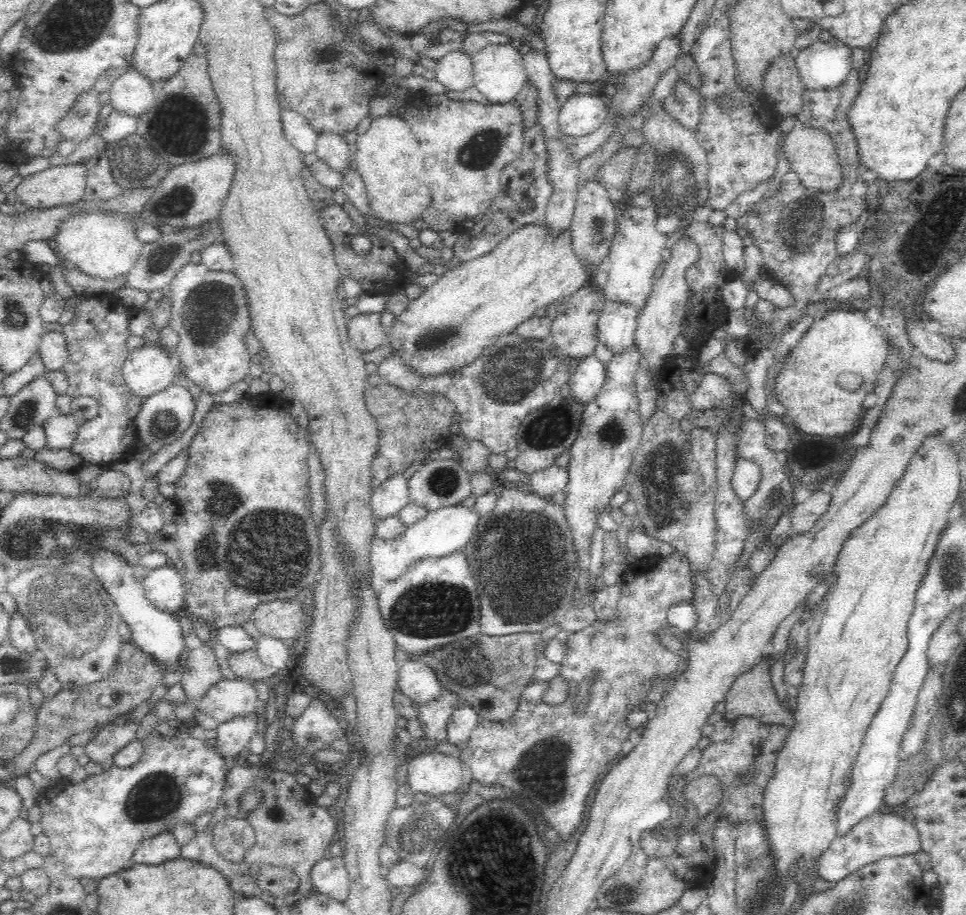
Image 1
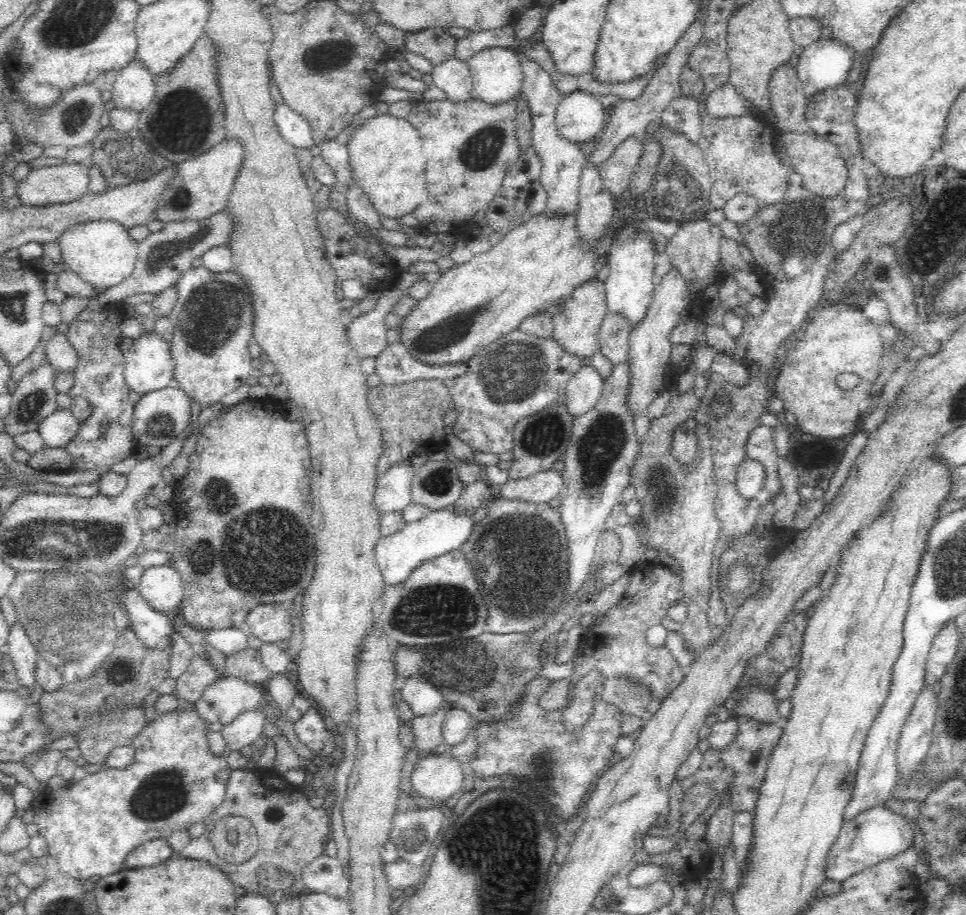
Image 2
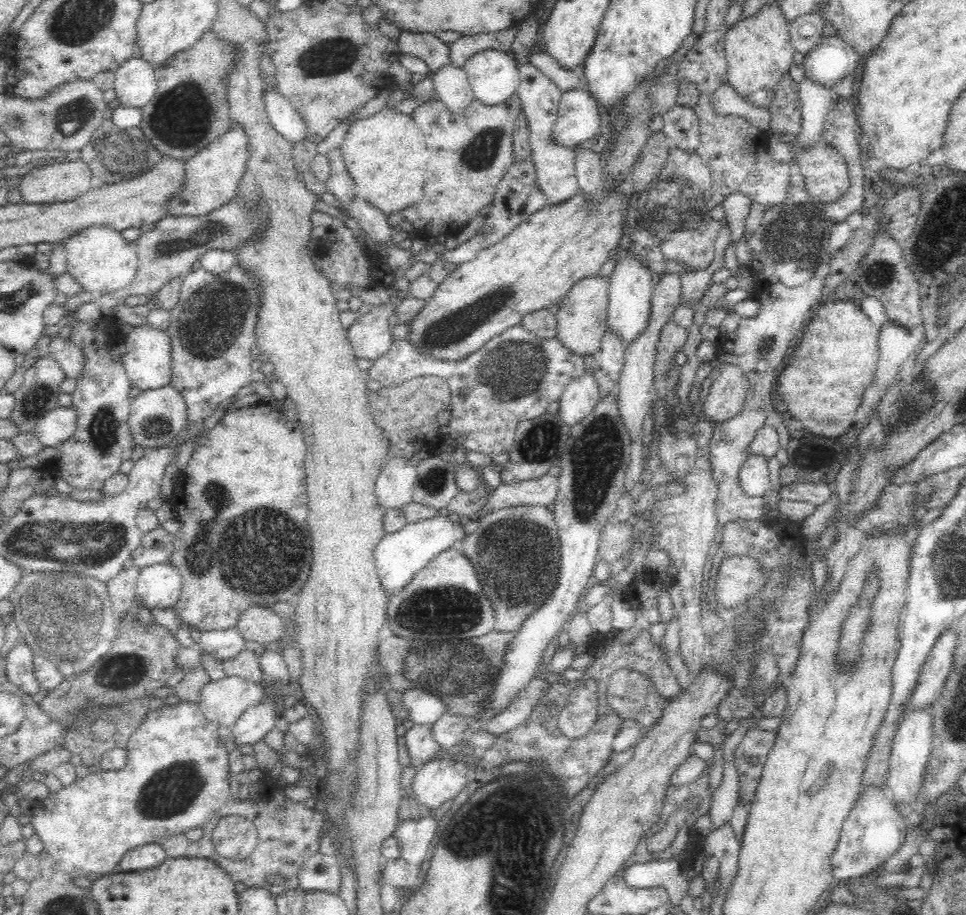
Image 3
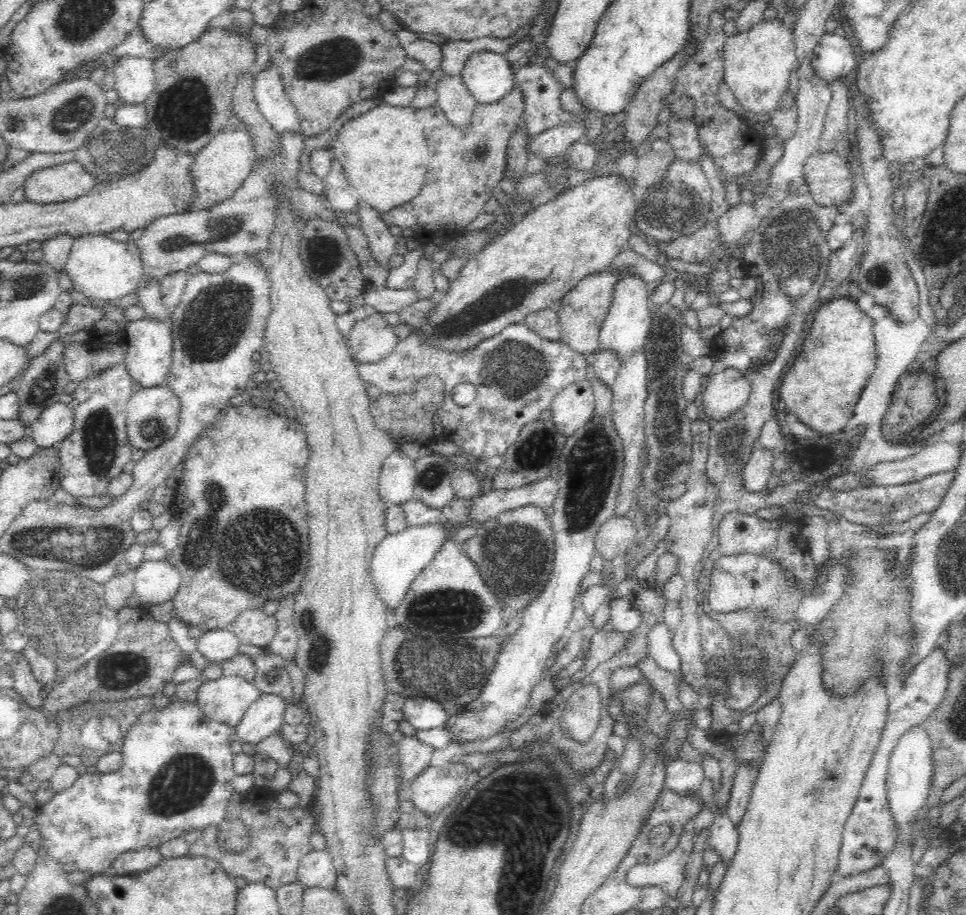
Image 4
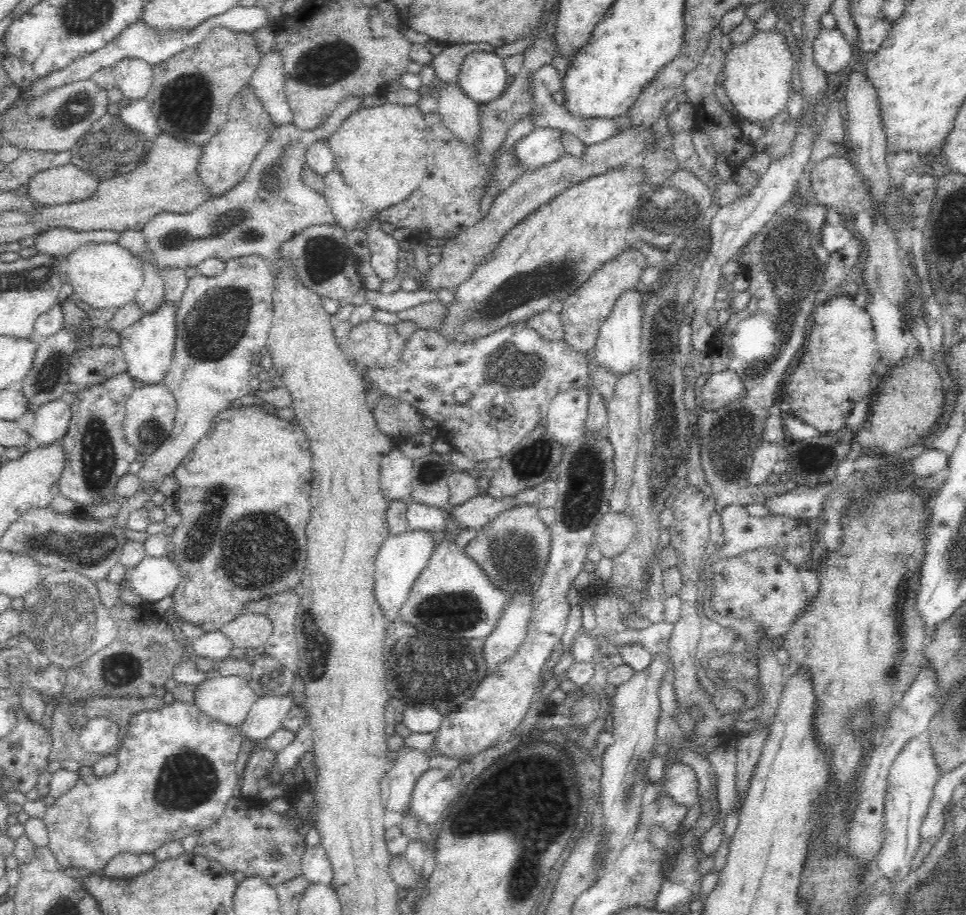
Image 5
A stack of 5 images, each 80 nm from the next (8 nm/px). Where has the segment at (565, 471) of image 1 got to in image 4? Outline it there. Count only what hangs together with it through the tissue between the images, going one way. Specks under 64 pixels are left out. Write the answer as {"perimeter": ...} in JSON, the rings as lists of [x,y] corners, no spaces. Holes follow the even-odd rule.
{"perimeter":[[[548,475],[546,478],[519,487],[493,488],[490,492],[474,497],[469,518],[481,523],[488,518],[496,517],[502,511],[520,508],[521,506],[552,507],[557,497],[558,487],[557,480]]]}

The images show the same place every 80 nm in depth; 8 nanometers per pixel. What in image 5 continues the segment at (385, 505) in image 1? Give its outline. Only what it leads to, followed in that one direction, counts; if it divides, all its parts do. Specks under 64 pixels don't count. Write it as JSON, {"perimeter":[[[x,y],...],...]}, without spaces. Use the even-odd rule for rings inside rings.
{"perimeter":[[[394,449],[382,458],[379,485],[389,500],[409,503],[412,498],[413,460],[406,458],[400,449]]]}

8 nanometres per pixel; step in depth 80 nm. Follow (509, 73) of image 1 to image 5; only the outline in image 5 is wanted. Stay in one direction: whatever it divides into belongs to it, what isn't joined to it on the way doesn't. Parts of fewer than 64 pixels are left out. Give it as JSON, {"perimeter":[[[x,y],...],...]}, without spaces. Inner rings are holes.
{"perimeter":[[[478,50],[464,59],[458,82],[470,98],[482,104],[500,98],[511,80],[500,56]]]}

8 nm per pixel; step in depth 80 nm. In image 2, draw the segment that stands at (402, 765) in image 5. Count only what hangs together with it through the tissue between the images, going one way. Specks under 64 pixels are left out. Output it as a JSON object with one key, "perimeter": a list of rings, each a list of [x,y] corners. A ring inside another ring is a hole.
{"perimeter":[[[443,699],[442,704],[437,709],[429,713],[415,715],[409,722],[412,736],[414,736],[414,748],[420,754],[434,753],[438,745],[444,742],[442,724],[452,709],[452,703]]]}

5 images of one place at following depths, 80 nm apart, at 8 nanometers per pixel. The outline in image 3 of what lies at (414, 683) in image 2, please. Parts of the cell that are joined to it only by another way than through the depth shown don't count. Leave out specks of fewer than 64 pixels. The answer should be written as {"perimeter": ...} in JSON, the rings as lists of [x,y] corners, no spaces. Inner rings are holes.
{"perimeter":[[[418,685],[403,692],[403,706],[414,723],[434,723],[446,710],[444,701],[438,695]]]}

